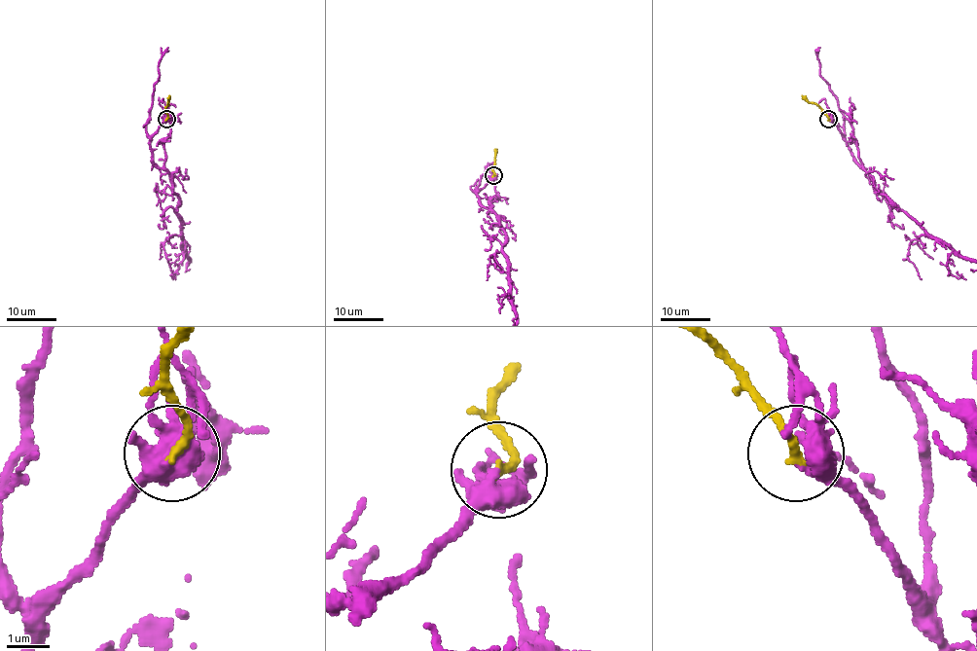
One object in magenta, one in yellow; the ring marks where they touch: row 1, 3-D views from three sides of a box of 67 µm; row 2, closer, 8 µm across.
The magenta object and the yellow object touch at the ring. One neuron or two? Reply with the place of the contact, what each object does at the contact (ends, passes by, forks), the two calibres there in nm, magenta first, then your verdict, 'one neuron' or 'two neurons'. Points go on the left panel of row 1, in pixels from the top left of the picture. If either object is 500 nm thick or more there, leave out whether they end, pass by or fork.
at (166, 119); magenta forks there; yellow ends there; 320 nm thick on the magenta side, 200 nm on the other; one neuron

